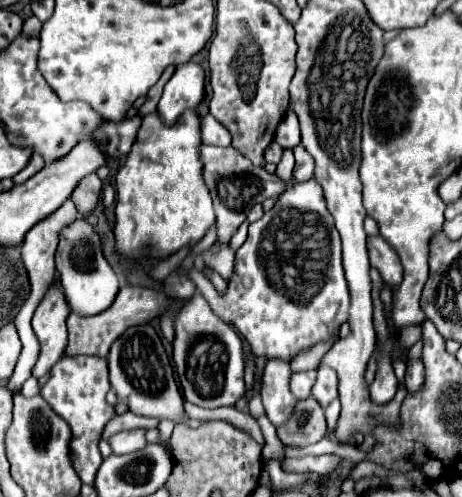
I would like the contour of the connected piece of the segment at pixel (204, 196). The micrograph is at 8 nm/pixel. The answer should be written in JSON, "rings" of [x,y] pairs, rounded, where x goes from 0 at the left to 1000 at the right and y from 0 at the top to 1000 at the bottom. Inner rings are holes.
{"rings":[[[340,221],[307,239],[290,294],[268,326],[268,334],[251,350],[251,499],[268,511],[299,511],[312,491],[329,495],[329,515],[359,515],[394,495],[424,491],[446,463],[468,447],[455,382],[437,358],[437,322],[433,322],[433,233],[424,221],[403,221],[381,249],[359,254]]]}

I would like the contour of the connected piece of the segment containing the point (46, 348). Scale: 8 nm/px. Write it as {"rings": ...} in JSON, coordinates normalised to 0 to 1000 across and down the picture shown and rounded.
{"rings":[[[108,579],[74,628],[69,660],[87,688],[87,716],[69,740],[69,757],[87,761],[108,748],[108,740],[139,716],[147,696],[143,636],[152,632],[147,612],[139,608],[134,584]]]}

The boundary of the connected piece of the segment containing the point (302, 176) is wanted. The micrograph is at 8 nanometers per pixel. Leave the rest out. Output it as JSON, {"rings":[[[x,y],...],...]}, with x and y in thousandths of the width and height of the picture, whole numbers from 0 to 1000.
{"rings":[[[658,294],[636,298],[636,318],[641,318],[641,338],[636,338],[636,362],[641,366],[662,366],[680,354],[680,318],[658,302]]]}

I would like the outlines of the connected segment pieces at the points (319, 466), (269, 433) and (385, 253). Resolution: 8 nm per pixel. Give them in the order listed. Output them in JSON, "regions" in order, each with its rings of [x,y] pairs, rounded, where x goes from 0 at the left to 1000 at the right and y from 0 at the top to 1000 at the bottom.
{"regions":[[[[723,913],[695,918],[654,918],[654,922],[615,922],[610,942],[619,950],[684,950],[684,954],[714,954],[738,930],[738,922]]],[[[576,837],[558,841],[558,853],[563,853],[563,861],[567,861],[571,889],[576,889],[576,893],[571,893],[571,905],[567,905],[567,918],[571,918],[571,922],[580,922],[580,926],[593,922],[593,926],[602,926],[602,922],[615,922],[615,905],[619,905],[619,901],[641,901],[641,897],[615,893],[615,889],[602,881],[593,857],[580,849]]],[[[810,475],[797,479],[797,511],[801,531],[823,547],[831,571],[844,575],[844,584],[853,588],[870,567],[870,535],[857,519],[857,507],[840,495],[840,487],[831,487],[831,479]]]]}

